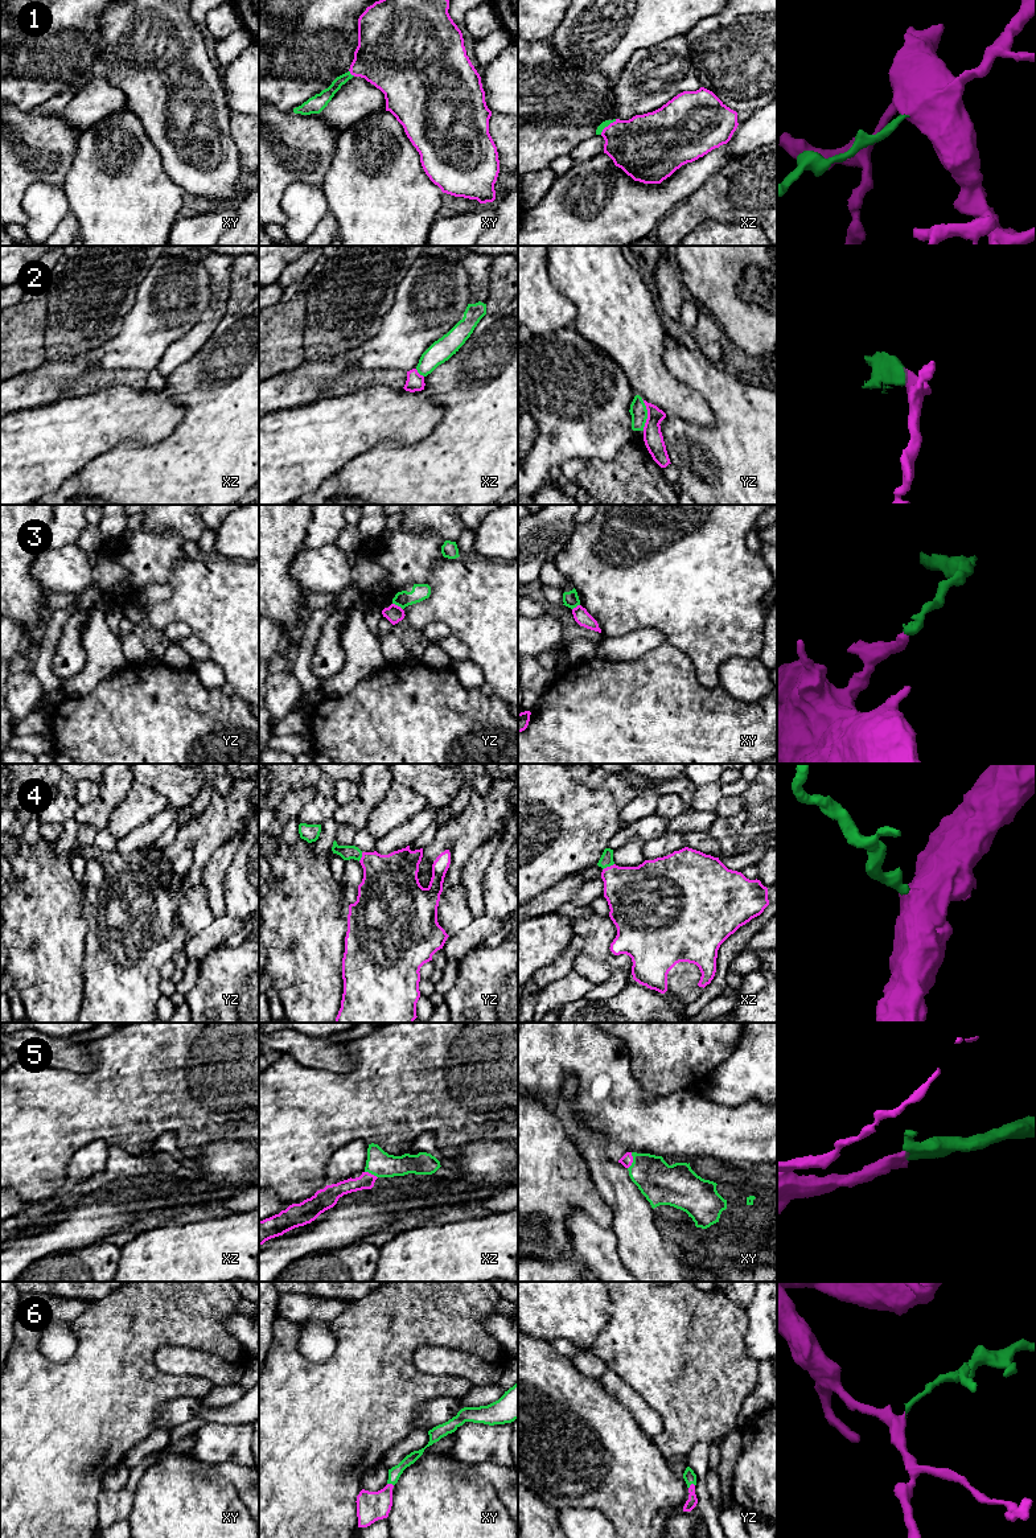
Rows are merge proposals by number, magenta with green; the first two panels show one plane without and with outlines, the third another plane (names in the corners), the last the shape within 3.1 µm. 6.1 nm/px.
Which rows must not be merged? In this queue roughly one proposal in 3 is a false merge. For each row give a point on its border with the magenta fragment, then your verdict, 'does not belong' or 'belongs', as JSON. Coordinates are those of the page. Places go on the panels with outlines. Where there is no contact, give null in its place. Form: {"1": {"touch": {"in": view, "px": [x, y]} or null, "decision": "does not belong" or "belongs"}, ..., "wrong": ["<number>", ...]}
{"1": {"touch": {"in": "xz", "px": [608, 126]}, "decision": "belongs"}, "2": {"touch": {"in": "yz", "px": [648, 415]}, "decision": "does not belong"}, "3": {"touch": {"in": "yz", "px": [397, 605]}, "decision": "does not belong"}, "4": {"touch": {"in": "xz", "px": [608, 867]}, "decision": "belongs"}, "5": {"touch": {"in": "xy", "px": [632, 1160]}, "decision": "belongs"}, "6": {"touch": {"in": "yz", "px": [690, 1485]}, "decision": "belongs"}, "wrong": ["2", "3"]}

